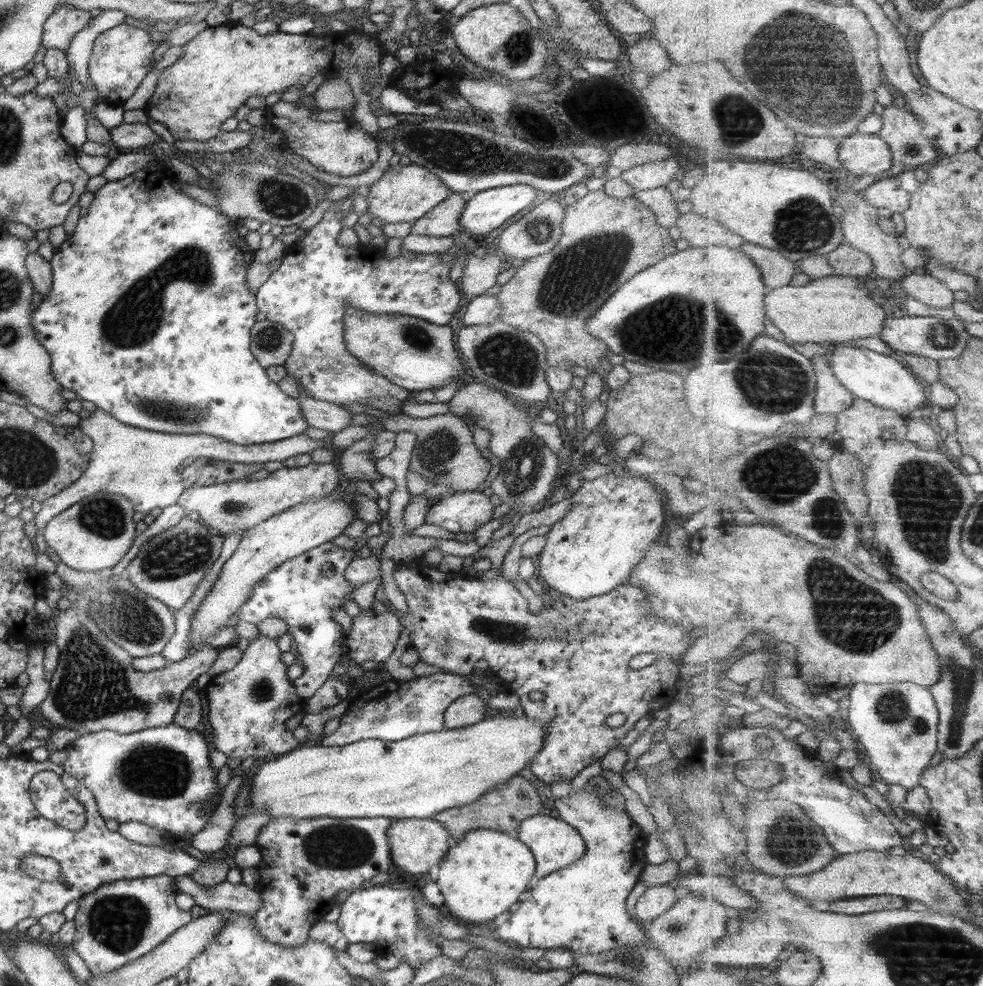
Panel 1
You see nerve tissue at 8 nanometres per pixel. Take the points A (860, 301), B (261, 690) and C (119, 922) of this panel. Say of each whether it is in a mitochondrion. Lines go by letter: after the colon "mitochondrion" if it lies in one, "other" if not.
A: other
B: mitochondrion
C: mitochondrion

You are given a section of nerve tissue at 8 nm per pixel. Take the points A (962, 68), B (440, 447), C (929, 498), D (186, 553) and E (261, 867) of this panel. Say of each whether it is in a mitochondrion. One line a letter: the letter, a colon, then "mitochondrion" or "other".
A: other
B: mitochondrion
C: mitochondrion
D: mitochondrion
E: other

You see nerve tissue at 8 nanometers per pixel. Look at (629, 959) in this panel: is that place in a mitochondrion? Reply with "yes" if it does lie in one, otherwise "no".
yes

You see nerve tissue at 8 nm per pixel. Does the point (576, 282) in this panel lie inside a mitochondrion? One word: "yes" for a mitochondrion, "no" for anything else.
yes

